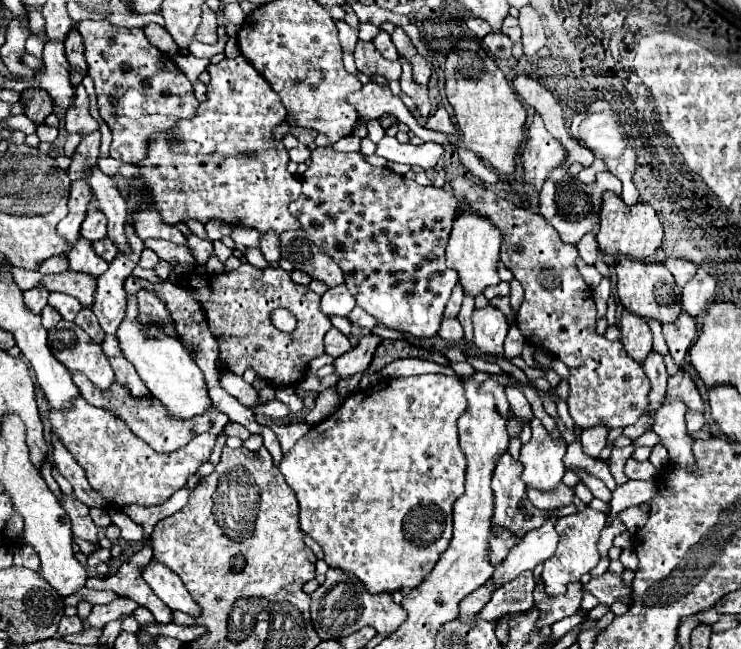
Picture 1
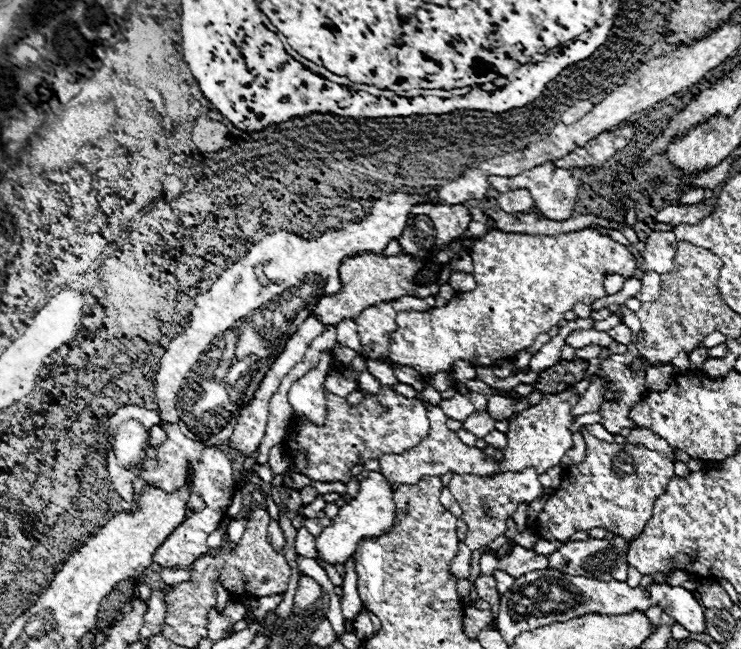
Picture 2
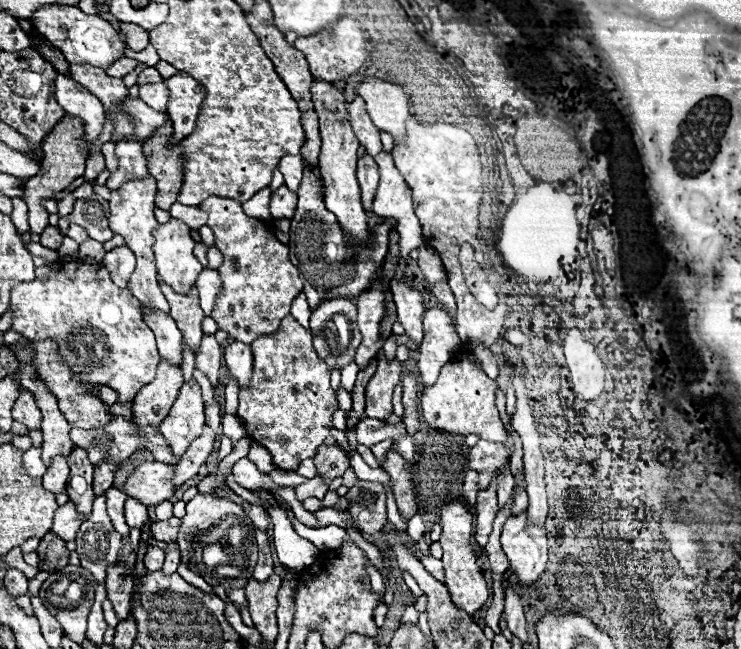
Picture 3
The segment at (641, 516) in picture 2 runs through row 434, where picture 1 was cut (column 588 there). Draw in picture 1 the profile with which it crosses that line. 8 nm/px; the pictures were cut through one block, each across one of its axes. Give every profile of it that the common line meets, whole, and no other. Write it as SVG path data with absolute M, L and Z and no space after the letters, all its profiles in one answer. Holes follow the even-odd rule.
M606 572L602 576L592 578L588 584L582 586L582 592L590 592L598 598L598 604L612 606L614 602L632 604L632 588L624 584L622 576L614 572Z

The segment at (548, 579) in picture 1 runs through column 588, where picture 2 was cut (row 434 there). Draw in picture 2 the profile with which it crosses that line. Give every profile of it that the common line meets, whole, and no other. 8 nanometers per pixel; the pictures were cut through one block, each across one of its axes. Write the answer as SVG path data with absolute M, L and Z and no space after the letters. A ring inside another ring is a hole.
M570 388L560 394L550 394L540 404L518 414L510 422L510 432L506 436L508 446L504 448L504 460L500 462L500 468L494 474L522 472L524 468L534 468L536 474L540 476L548 468L558 466L562 456L572 448L572 434L570 434L568 426L572 426L572 422L574 422L574 418L570 416L570 410L576 402L578 402L578 396L574 396L572 388Z

